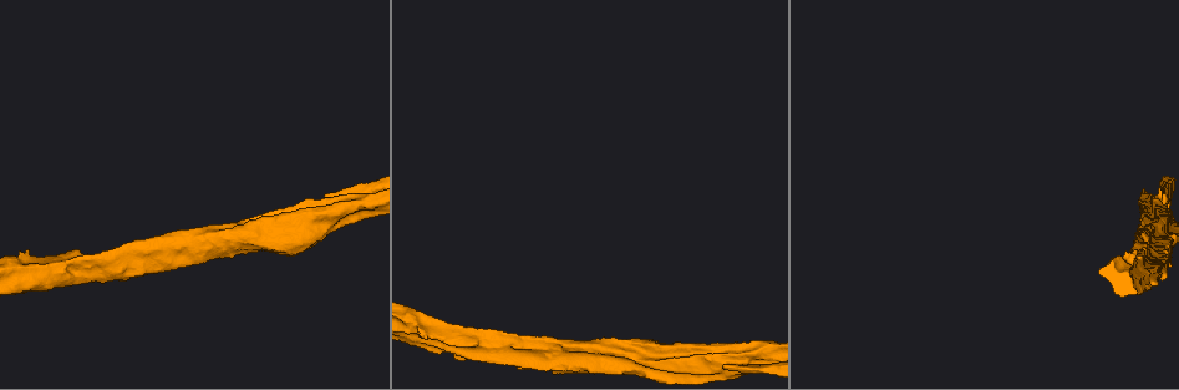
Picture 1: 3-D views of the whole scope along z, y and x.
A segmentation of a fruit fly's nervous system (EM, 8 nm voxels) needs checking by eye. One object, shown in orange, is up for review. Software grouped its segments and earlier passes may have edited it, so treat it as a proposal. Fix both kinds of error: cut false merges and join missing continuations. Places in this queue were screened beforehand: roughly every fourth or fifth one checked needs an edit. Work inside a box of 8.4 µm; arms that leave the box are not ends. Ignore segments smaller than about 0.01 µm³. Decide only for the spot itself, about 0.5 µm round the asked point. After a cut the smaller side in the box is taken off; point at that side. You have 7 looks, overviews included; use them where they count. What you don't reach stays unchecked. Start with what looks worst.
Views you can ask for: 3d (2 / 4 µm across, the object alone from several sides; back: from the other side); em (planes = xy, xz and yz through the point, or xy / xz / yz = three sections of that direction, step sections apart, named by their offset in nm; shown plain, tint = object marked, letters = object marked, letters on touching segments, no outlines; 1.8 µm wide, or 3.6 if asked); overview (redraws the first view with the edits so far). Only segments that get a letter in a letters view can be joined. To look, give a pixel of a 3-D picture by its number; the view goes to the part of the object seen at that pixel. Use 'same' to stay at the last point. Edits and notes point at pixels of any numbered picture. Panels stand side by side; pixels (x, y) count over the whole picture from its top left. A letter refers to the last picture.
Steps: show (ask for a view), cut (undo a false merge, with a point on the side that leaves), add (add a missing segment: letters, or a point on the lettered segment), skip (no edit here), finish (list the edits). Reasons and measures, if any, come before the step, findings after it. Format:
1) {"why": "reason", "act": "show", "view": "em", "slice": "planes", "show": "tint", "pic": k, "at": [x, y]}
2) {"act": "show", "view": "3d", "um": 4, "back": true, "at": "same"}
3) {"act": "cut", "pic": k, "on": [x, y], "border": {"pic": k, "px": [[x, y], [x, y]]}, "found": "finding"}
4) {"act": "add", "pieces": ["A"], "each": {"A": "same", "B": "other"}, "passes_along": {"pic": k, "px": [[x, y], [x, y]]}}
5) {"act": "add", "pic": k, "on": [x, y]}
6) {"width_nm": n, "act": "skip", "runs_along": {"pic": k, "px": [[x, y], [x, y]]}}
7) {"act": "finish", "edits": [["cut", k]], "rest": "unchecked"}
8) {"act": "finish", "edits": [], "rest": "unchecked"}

{"why": "two arms in line, one across", "act": "show", "view": "3d", "um": 2, "pic": 1, "at": [344, 207]}

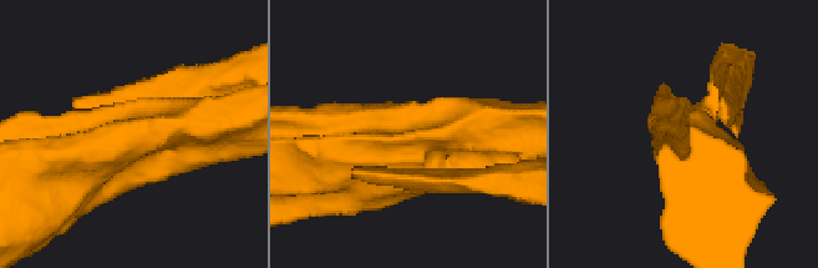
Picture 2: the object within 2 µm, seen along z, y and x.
{"why": "shape alone is not enough", "act": "show", "view": "em", "slice": "planes", "show": "plain", "pic": 2, "at": [410, 146]}

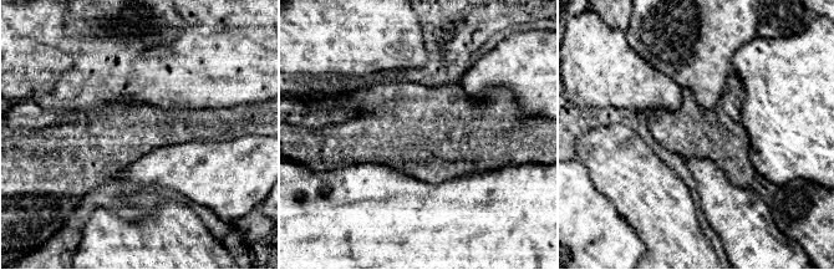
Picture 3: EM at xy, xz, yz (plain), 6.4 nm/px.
{"why": "what lies round it", "act": "show", "view": "em", "slice": "planes", "show": "letters", "at": "same"}

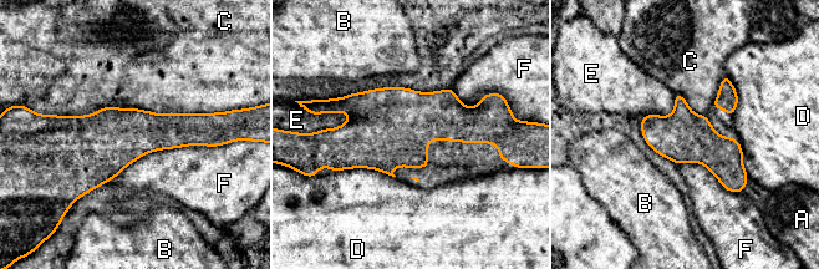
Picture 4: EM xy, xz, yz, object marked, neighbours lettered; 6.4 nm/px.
{"act": "skip", "each": {"A": "other", "B": "other", "C": "other", "D": "other", "E": "other", "F": "other"}, "border": {"pic": 4, "px": [[218, 145], [147, 152], [116, 177]]}, "found": "all the same neuron"}

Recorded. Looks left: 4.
{"act": "show", "view": "3d", "um": 2, "pic": 1, "at": [1123, 273]}

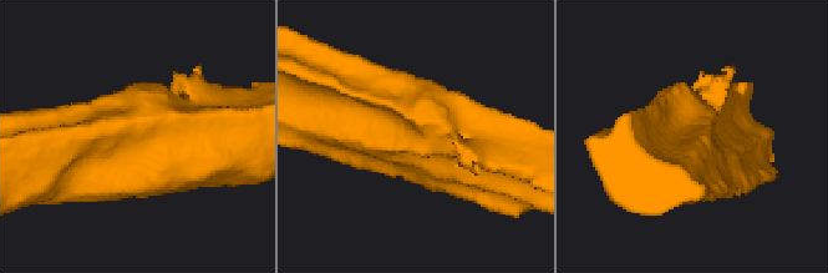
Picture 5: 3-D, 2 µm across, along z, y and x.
{"why": "now the EM", "act": "show", "view": "em", "slice": "planes", "show": "plain", "pic": 5, "at": [167, 136]}

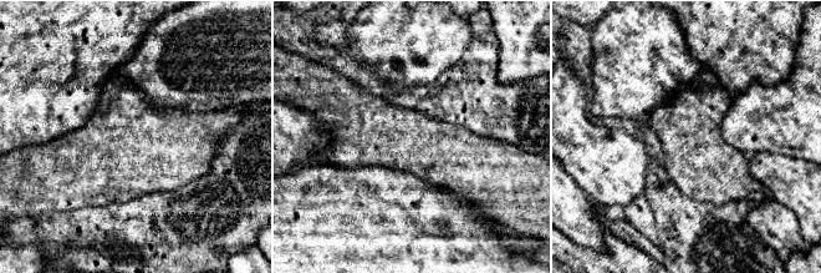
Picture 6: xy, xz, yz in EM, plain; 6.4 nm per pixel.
{"act": "show", "view": "em", "slice": "planes", "show": "letters", "at": "same"}

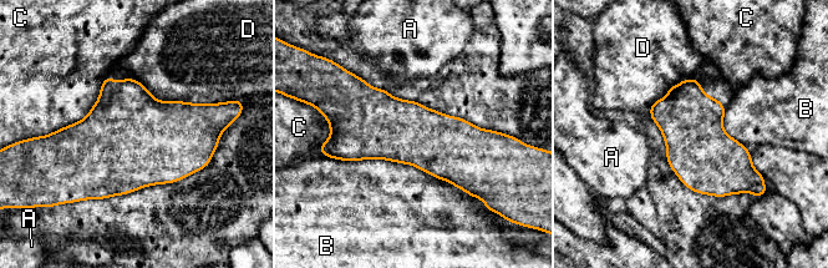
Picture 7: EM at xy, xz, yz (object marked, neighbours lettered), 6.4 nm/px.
{"width_nm": 420, "act": "skip", "each": {"A": "other", "B": "other", "C": "other", "D": "other"}, "border": {"pic": 7, "px": [[331, 157], [411, 163], [472, 196]]}, "found": "all the same neuron"}

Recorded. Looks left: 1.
{"why": "touches itself", "act": "show", "view": "em", "slice": "yz", "step": 16, "show": "letters", "pic": 1, "at": [151, 258]}

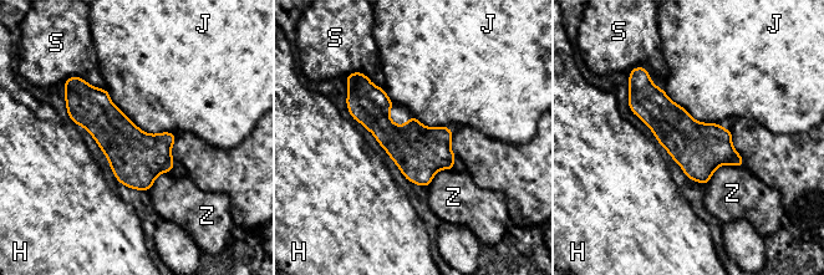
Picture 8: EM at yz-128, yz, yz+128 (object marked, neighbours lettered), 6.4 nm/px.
{"width_nm": 320, "act": "skip", "each": {"H": "other", "J": "other", "S": "other", "Z": "other"}, "found": "all the same neuron"}

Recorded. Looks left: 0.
{"act": "finish", "edits": [], "rest": "unchecked"}

